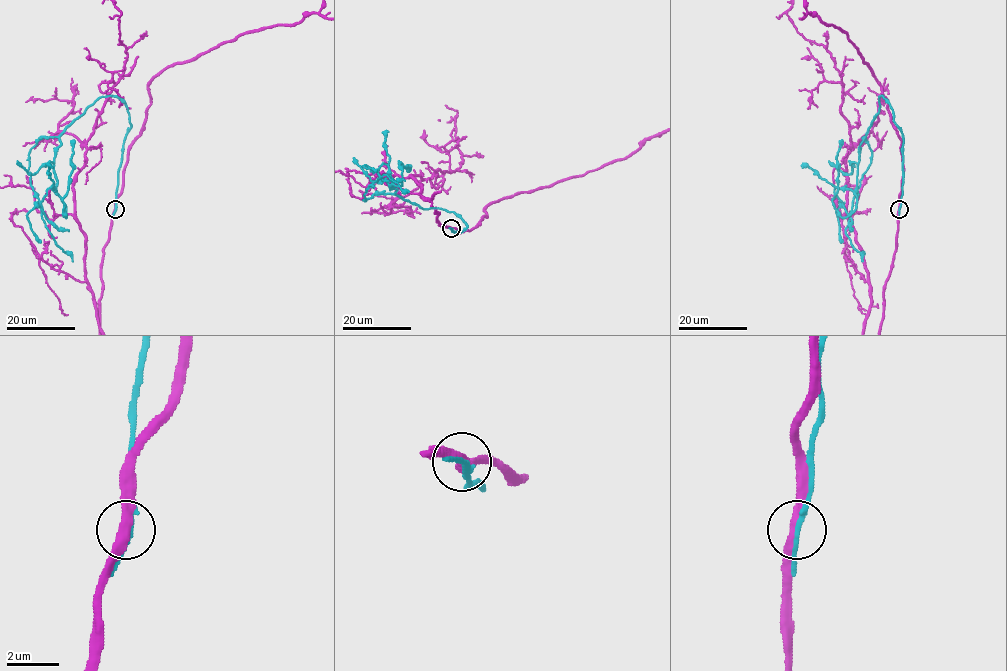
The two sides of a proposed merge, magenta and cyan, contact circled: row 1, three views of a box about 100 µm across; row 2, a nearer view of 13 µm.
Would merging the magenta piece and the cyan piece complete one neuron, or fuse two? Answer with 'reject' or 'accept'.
reject

